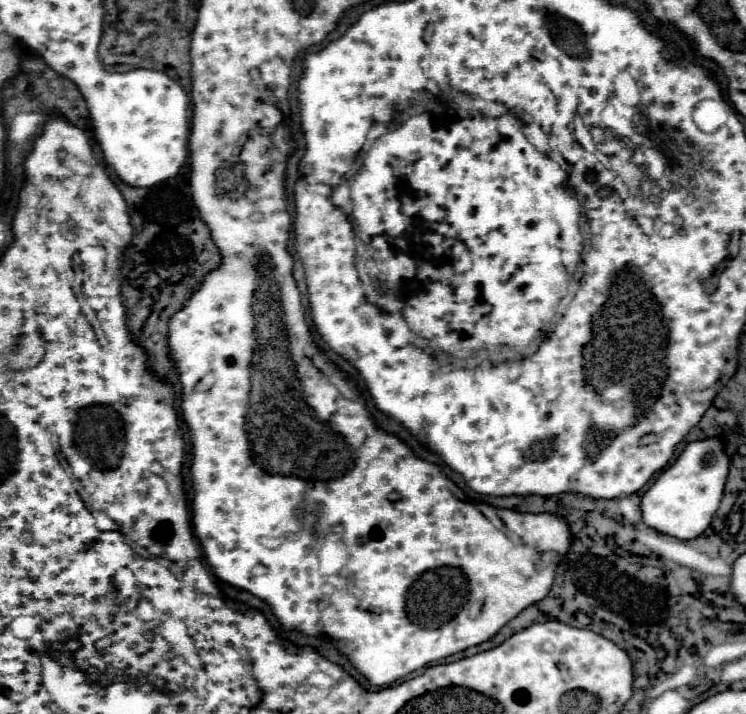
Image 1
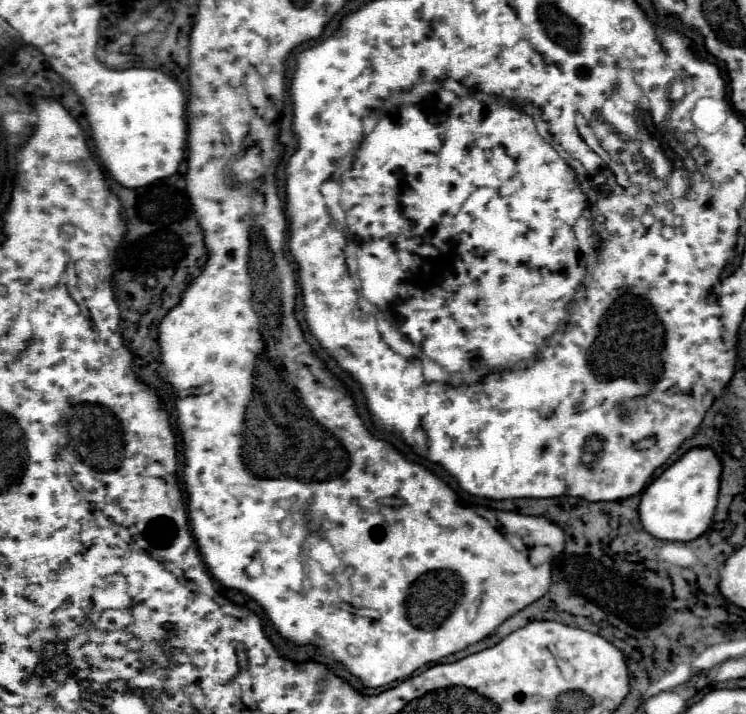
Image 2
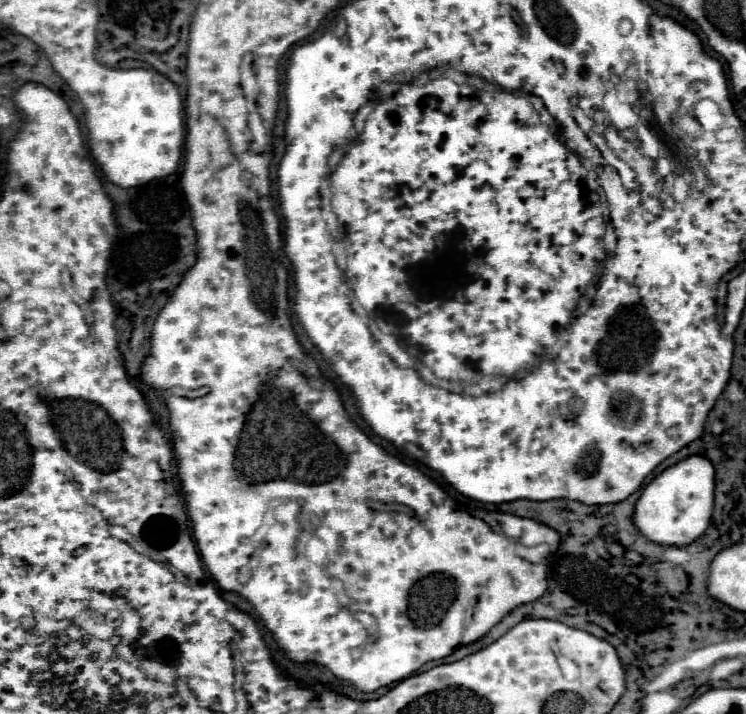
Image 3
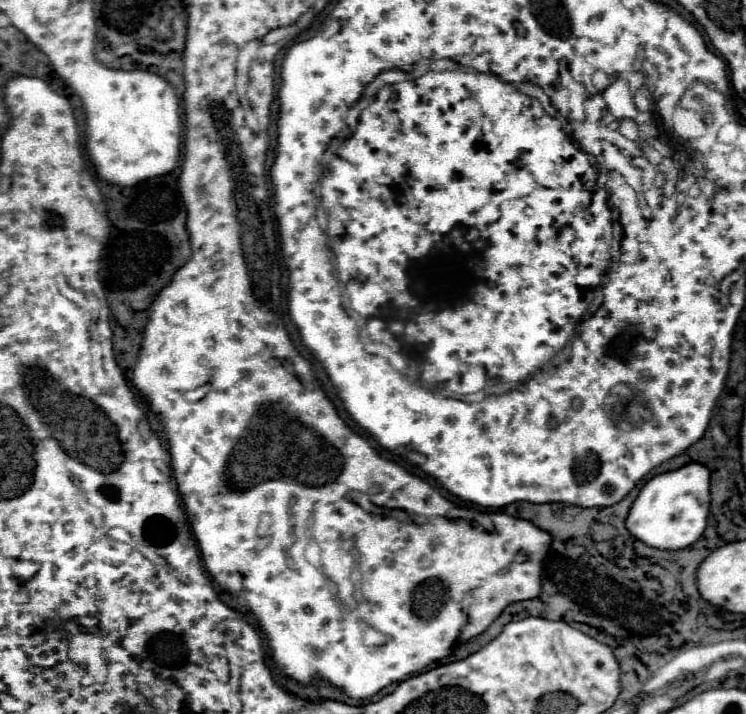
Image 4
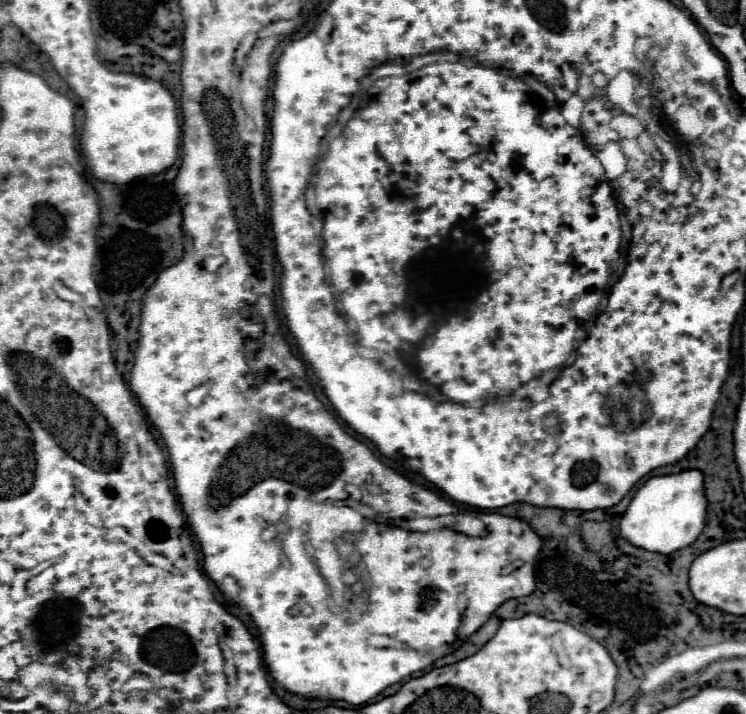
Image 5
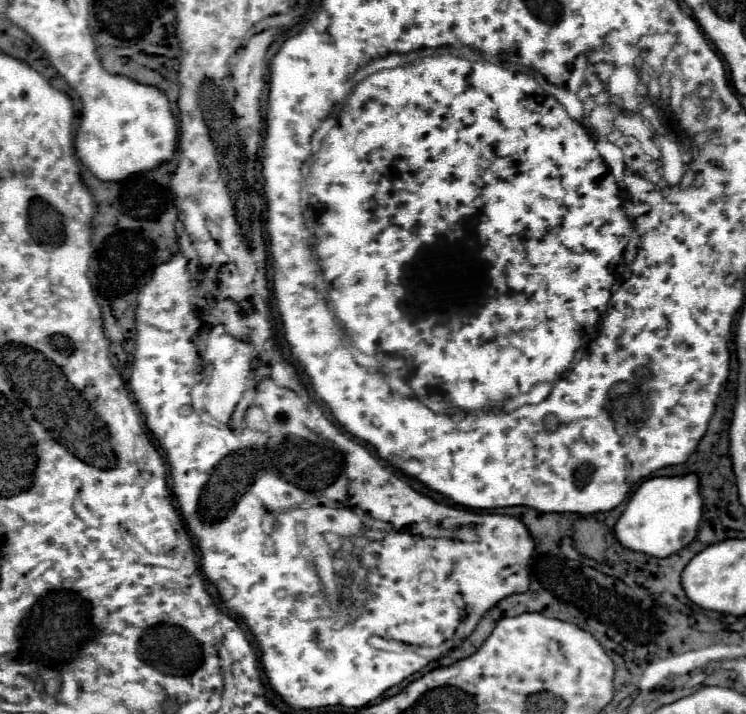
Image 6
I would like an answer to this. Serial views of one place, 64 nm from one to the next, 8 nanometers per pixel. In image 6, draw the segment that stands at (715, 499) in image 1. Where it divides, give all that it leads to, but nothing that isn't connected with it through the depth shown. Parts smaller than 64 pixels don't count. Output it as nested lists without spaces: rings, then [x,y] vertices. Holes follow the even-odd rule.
[[[694,474],[676,478],[650,478],[644,480],[632,494],[622,516],[614,524],[614,536],[626,550],[642,552],[654,558],[668,558],[696,538],[700,520],[702,496],[698,492],[698,478]]]

